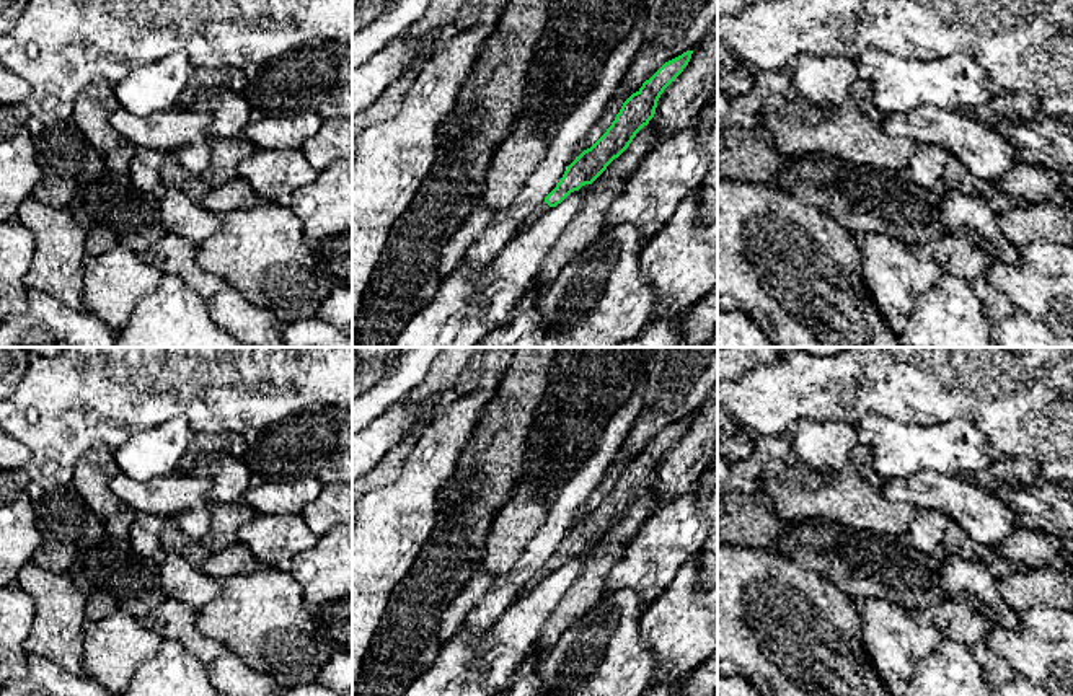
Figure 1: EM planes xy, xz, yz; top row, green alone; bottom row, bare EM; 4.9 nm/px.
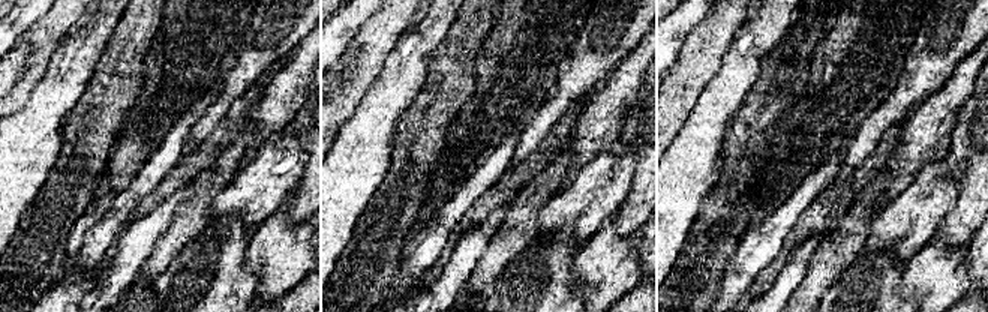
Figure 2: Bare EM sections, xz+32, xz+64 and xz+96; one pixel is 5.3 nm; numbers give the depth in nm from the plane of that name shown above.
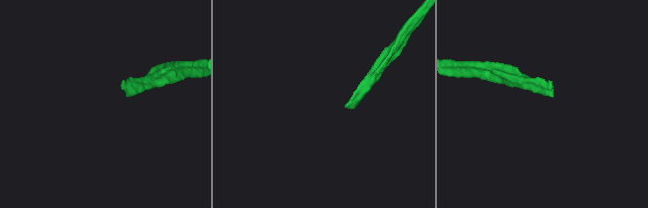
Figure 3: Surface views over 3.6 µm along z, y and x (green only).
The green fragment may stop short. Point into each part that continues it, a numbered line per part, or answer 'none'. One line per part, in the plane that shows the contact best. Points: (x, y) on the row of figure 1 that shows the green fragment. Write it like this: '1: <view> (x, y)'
1: xz (543, 207)

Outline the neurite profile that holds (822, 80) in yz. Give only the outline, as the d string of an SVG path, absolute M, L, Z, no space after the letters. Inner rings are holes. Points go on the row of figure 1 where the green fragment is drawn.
M796 55L791 86L822 108L841 104L848 90L863 77L854 60L846 57Z

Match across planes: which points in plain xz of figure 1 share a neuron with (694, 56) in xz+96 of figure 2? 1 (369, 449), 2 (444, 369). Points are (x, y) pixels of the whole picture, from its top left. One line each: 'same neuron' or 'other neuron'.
1: other neuron
2: same neuron

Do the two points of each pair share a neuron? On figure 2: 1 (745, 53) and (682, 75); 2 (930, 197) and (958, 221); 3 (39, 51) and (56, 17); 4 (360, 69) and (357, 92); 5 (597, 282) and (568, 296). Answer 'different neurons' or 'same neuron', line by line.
1: different neurons
2: different neurons
3: same neuron
4: same neuron
5: different neurons

